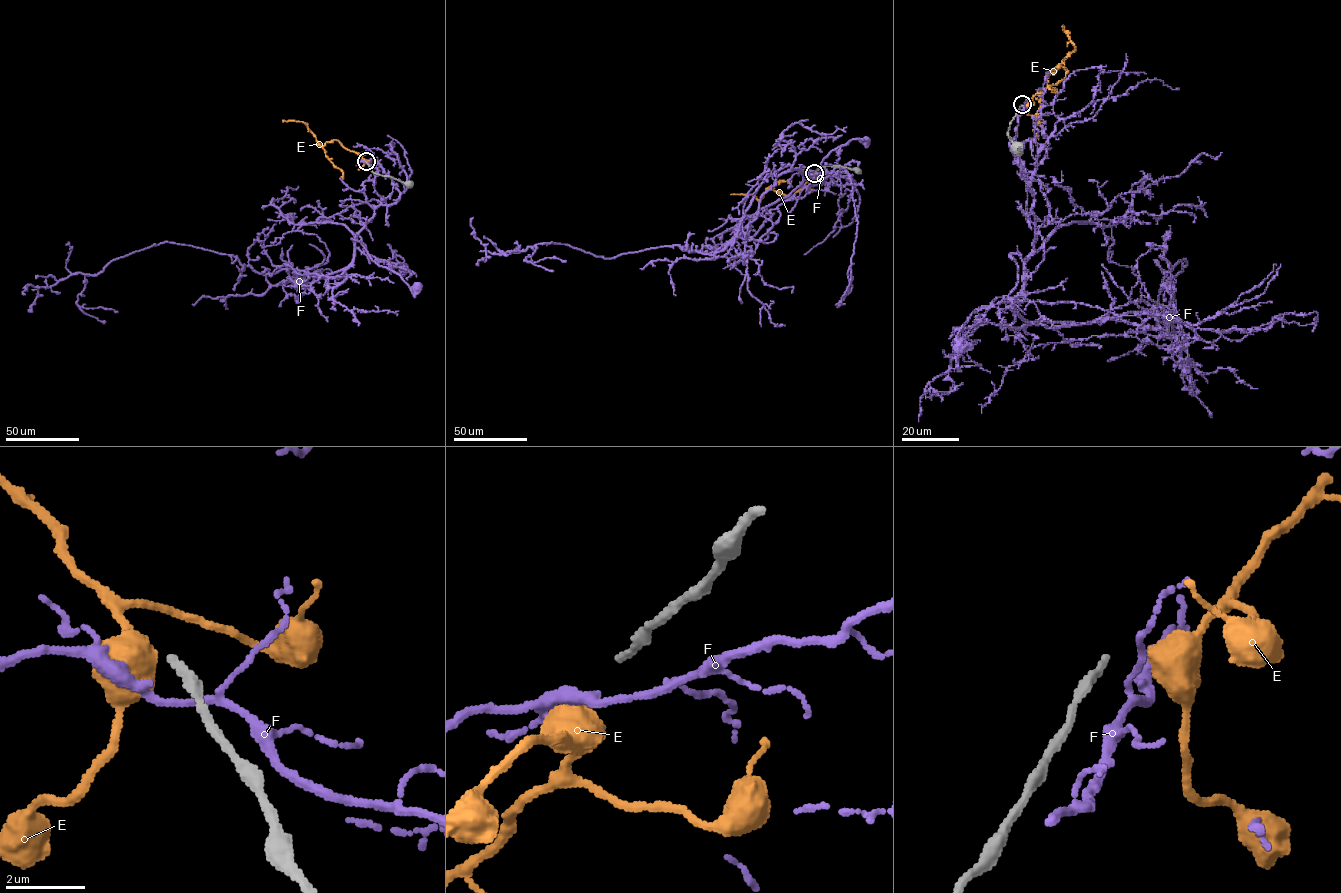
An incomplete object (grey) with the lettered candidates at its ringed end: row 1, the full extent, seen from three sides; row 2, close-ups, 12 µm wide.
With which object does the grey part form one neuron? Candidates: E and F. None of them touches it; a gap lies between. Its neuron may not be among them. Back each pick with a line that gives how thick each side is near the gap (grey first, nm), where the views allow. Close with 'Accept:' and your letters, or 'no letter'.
Accept: no letter

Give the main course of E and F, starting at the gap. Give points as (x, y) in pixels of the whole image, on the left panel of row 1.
E: (365, 161), (337, 140), (321, 146), (302, 122), (282, 121)
F: (365, 162), (377, 168), (382, 202), (355, 246), (416, 285)

